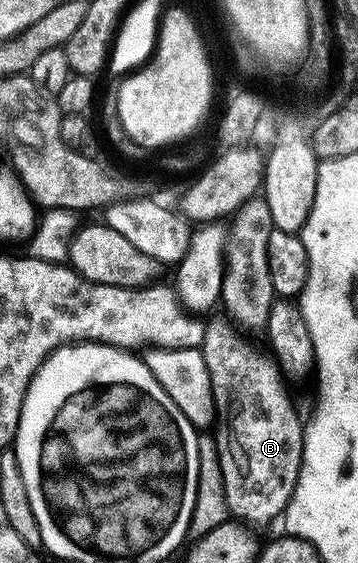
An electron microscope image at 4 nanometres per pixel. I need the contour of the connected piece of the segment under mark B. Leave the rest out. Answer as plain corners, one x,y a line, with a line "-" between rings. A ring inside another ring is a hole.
226,320
206,324
200,349
215,389
230,387
230,396
234,399
234,440
246,459
246,469
239,474
238,484
227,483
226,501
231,517
266,524
285,513
286,504
294,493
302,465
304,424
298,421
298,412
286,393
287,381
273,355
249,344
237,332
239,329

